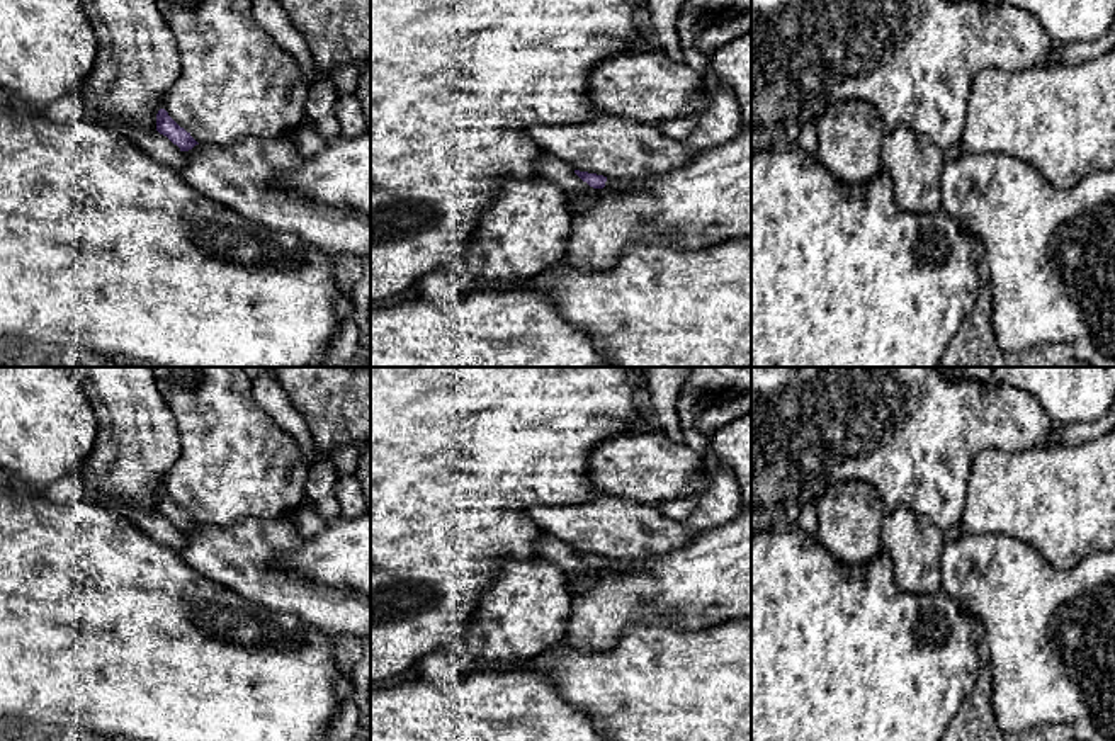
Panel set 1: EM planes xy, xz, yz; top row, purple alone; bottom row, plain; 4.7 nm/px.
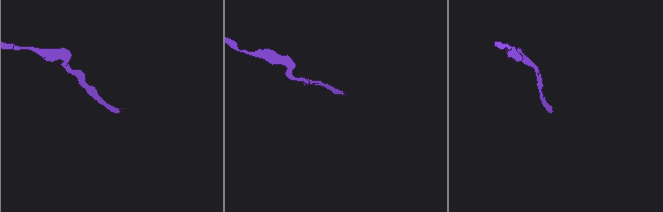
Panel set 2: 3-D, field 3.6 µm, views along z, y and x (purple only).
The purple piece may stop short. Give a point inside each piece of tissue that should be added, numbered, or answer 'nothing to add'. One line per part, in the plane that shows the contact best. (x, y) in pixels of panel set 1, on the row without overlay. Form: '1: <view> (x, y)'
1: xz (626, 566)

